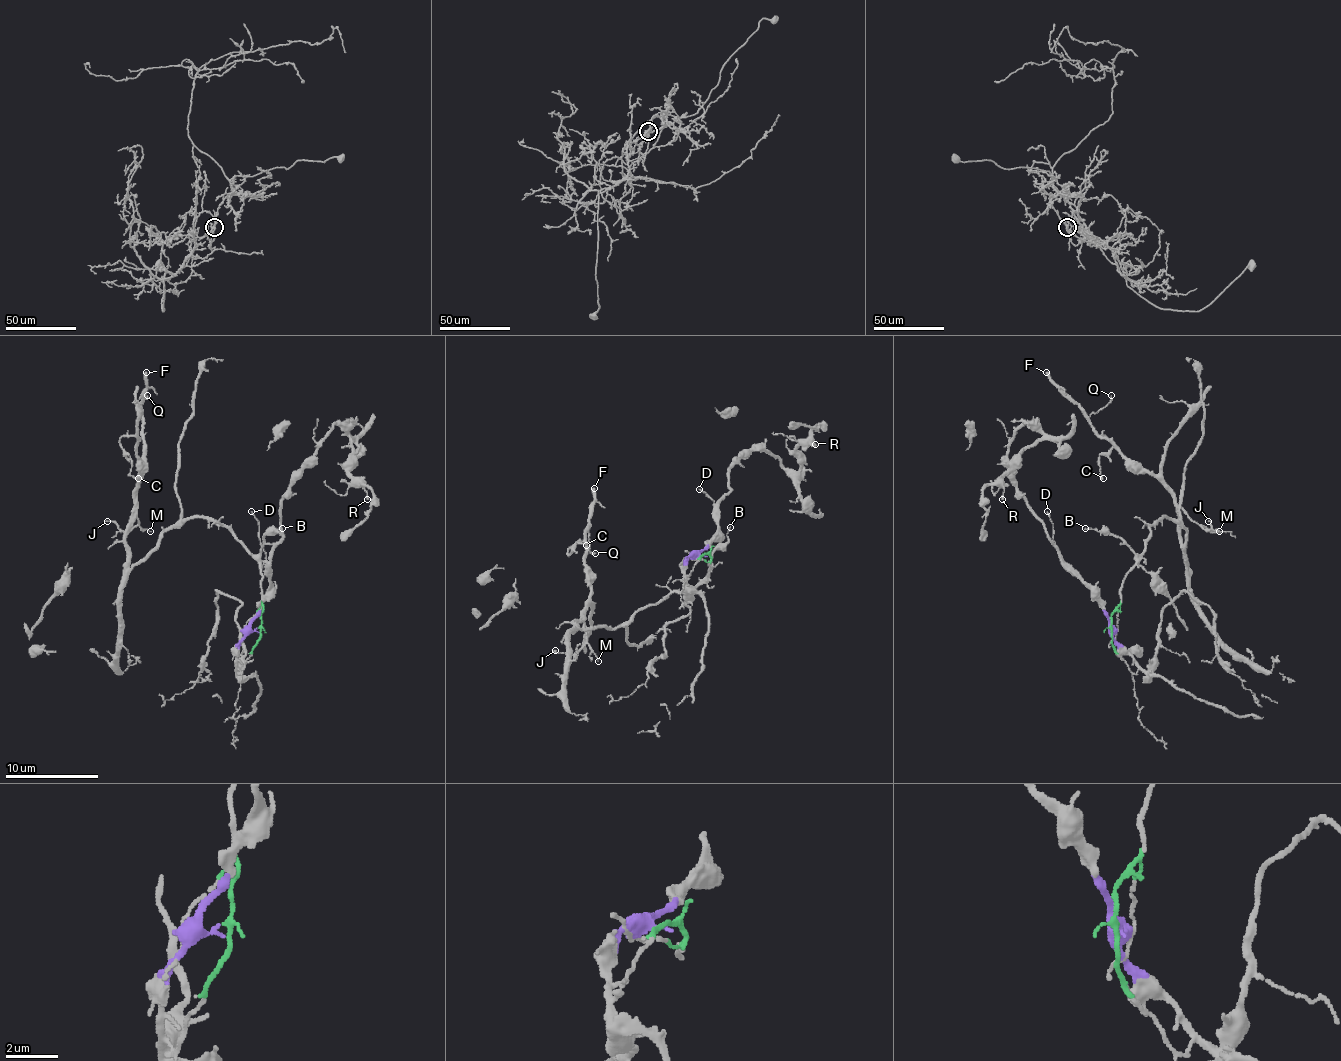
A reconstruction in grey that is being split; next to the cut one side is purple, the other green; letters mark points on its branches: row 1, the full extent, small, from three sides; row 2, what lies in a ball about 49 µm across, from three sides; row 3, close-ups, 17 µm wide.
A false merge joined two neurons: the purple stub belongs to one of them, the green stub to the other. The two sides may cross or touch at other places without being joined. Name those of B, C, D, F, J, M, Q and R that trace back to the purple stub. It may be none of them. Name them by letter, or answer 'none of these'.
D, R

